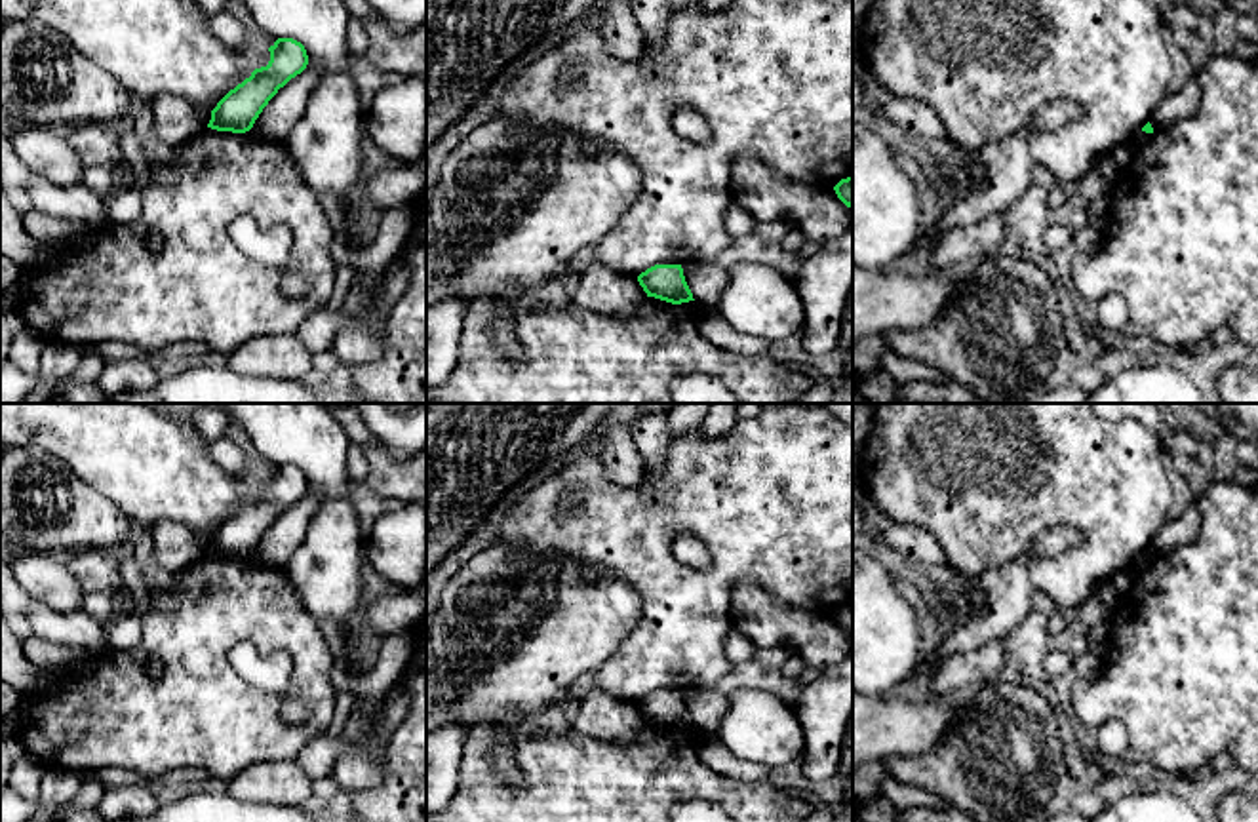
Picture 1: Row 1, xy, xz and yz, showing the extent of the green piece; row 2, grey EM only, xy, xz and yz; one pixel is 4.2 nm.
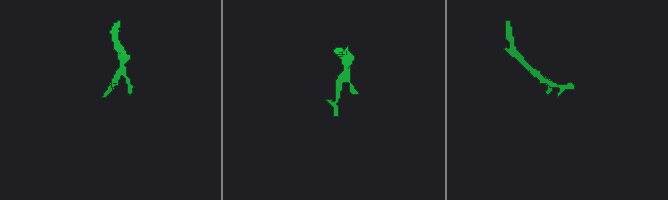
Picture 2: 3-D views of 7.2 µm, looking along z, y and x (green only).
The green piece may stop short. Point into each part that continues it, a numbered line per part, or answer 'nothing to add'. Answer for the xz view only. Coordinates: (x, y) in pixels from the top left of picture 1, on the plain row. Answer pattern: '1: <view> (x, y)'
nothing to add

